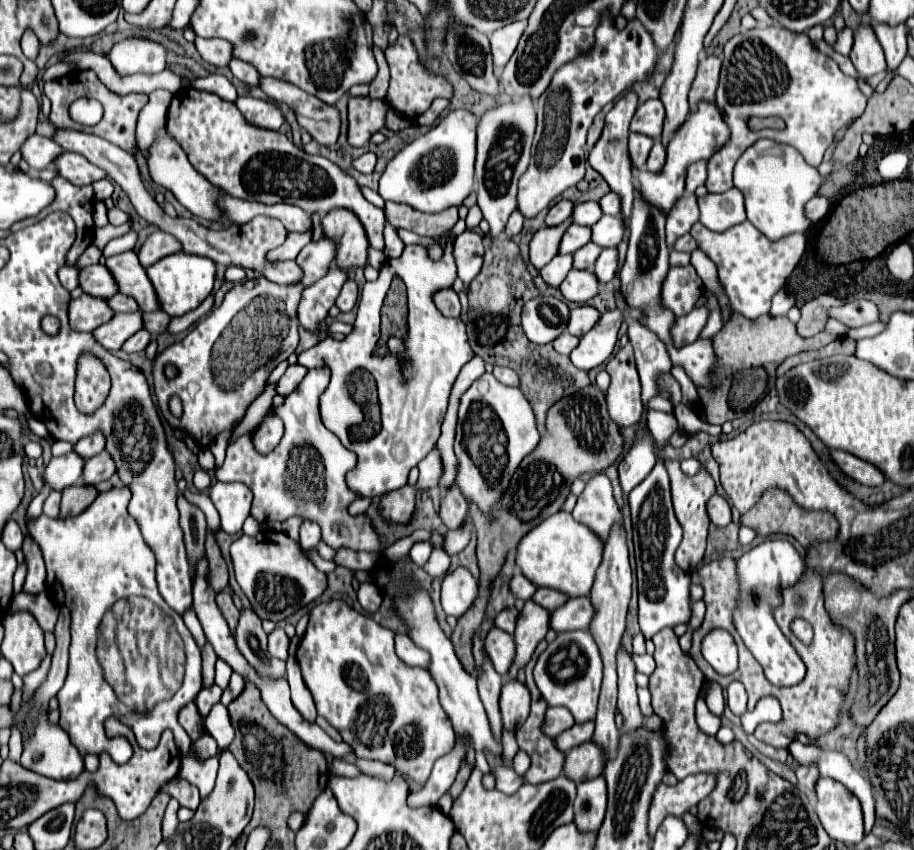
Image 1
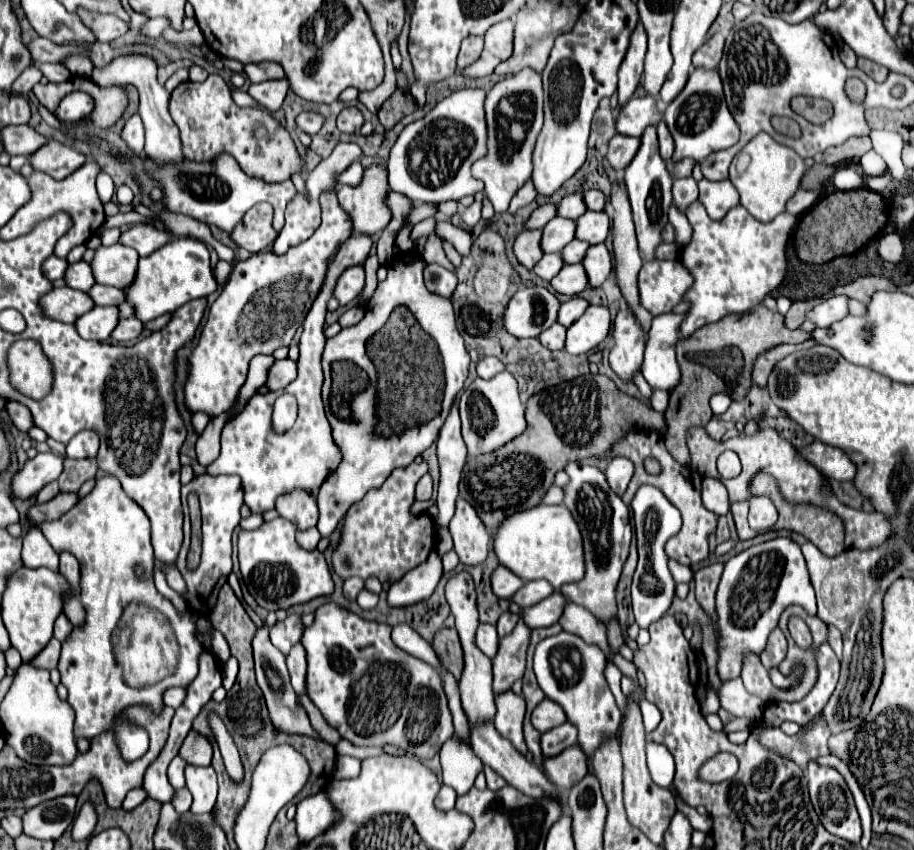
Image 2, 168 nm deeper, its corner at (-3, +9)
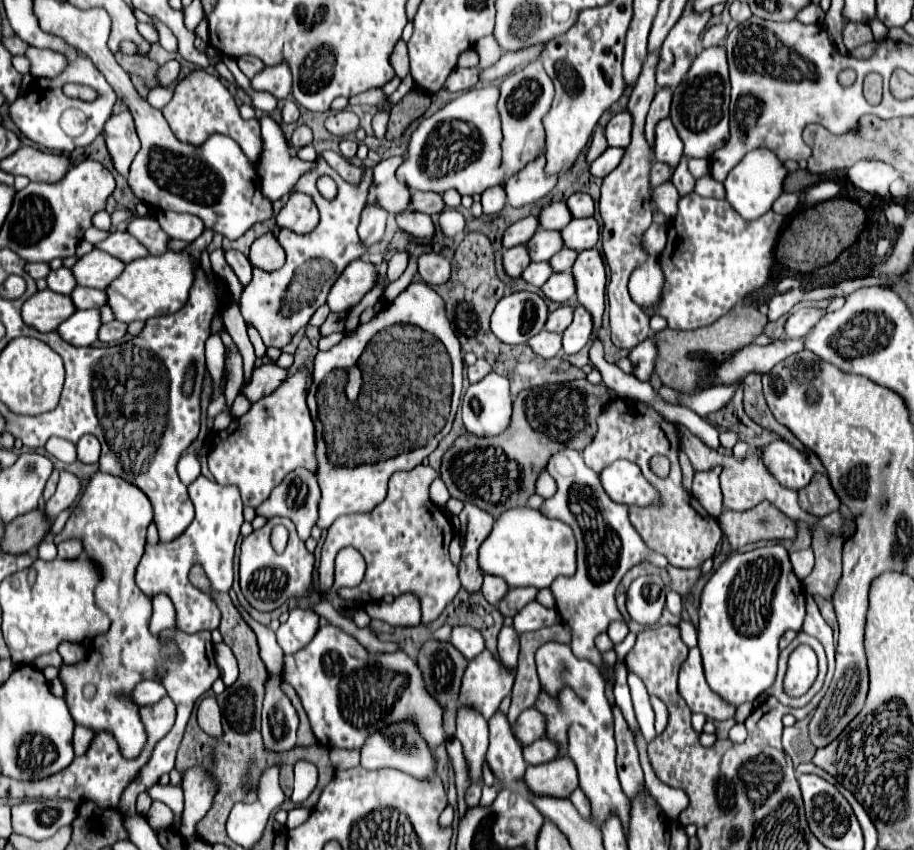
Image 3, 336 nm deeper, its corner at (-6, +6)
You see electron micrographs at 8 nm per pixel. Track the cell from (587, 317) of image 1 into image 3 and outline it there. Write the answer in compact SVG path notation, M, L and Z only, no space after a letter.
M562 305L562 307L558 307L556 311L552 311L548 315L546 329L548 331L554 331L554 333L564 333L564 329L572 323L572 319L574 319L574 307Z

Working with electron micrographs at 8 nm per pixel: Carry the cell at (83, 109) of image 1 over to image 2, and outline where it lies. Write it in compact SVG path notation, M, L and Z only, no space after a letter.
M75 91L67 94L59 102L59 106L53 114L61 124L63 122L79 122L85 116L89 116L93 112L93 108L95 108L95 100L89 94L83 91Z

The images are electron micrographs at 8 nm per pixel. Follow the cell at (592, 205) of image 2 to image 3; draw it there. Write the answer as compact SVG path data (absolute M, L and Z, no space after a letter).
M574 193L566 203L574 217L592 217L594 215L594 199L586 193Z

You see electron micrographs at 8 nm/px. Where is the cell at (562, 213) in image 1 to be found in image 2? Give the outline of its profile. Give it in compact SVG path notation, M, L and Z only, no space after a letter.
M543 204L543 206L539 206L539 208L529 216L529 220L525 222L525 228L527 228L527 230L539 230L539 228L543 228L555 214L557 214L557 206L555 206L555 204Z

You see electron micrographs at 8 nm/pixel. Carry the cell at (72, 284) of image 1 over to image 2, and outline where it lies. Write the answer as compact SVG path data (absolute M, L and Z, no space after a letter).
M49 256L49 258L43 262L43 274L45 274L51 282L61 280L63 274L65 274L65 268L67 268L67 260L57 258L57 256Z

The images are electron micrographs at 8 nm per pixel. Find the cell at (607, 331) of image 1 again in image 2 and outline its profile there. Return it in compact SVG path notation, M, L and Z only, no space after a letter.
M589 306L583 316L567 328L565 350L569 354L581 356L591 352L603 338L607 338L611 328L611 316L605 306Z

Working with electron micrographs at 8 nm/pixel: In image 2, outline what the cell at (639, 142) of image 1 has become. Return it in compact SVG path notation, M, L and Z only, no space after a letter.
M615 134L609 140L605 160L607 160L607 164L609 164L611 170L623 172L623 168L627 168L627 164L633 160L633 156L635 156L637 150L639 150L639 138Z

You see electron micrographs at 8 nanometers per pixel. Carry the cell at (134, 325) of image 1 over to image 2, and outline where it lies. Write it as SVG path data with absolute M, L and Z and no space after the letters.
M95 306L91 308L91 312L85 312L83 316L79 316L79 320L73 326L81 338L105 342L111 336L111 330L115 328L117 320L119 320L117 308Z

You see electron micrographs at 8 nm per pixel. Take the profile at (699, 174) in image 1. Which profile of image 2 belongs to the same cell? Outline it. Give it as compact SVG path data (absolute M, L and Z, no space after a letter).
M683 158L679 162L671 162L671 178L685 178L685 176L691 176L691 170L693 170L693 164L695 160L691 158Z

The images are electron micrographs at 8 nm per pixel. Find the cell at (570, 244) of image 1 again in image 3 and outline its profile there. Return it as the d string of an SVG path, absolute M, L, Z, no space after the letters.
M538 229L534 233L534 239L530 239L526 245L528 245L532 261L550 261L550 257L564 247L564 241L560 231Z

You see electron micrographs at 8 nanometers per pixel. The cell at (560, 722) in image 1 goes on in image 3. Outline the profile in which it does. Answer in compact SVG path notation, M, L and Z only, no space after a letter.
M536 707L526 709L518 717L514 725L514 733L524 745L530 745L536 739L542 739L546 735L546 717Z

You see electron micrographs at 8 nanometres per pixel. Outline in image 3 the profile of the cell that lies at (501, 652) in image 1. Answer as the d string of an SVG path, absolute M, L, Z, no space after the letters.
M454 627L450 643L454 643L454 647L458 647L458 651L468 661L474 659L474 657L478 657L482 653L482 649L486 649L482 633L476 631L474 627Z

